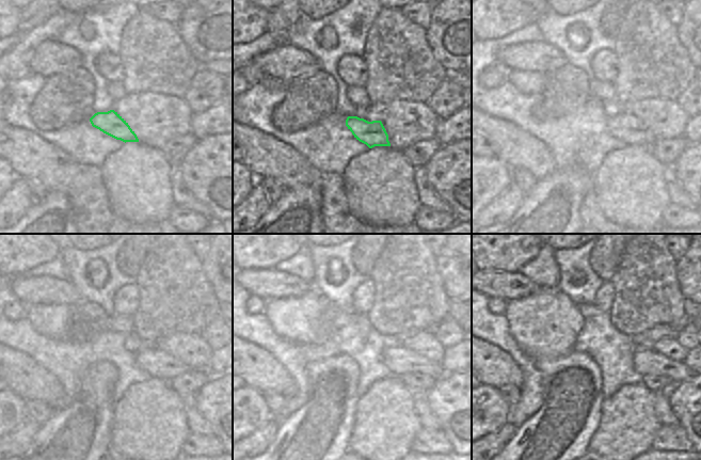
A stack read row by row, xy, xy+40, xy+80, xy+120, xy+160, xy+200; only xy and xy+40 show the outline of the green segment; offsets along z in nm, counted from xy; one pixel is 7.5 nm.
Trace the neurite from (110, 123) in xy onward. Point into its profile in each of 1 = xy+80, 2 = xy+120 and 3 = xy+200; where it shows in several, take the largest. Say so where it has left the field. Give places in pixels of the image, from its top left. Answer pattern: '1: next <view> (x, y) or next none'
1: next xy+80 (626, 127)
2: next xy+120 (157, 363)
3: next xy+200 (644, 359)

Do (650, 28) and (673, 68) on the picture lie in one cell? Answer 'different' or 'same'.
same

